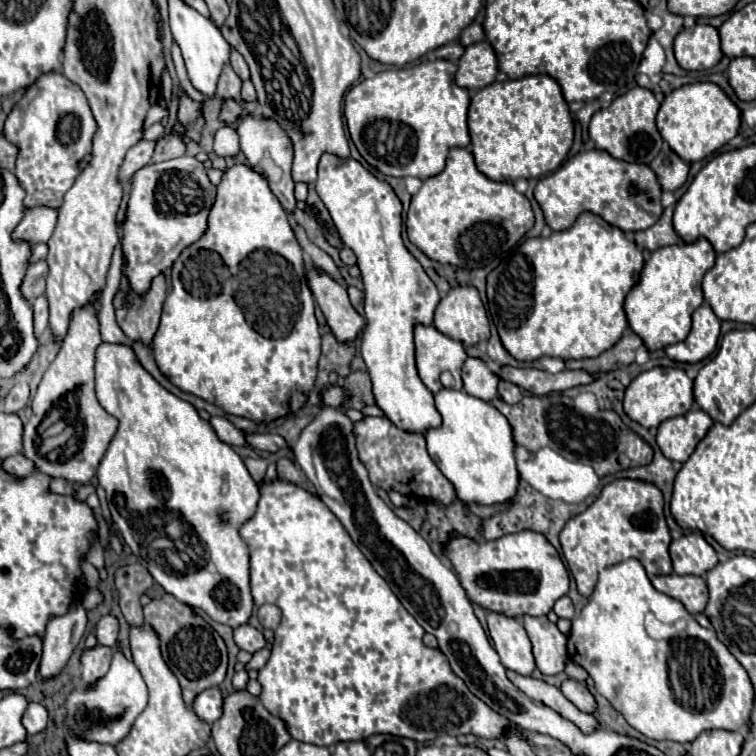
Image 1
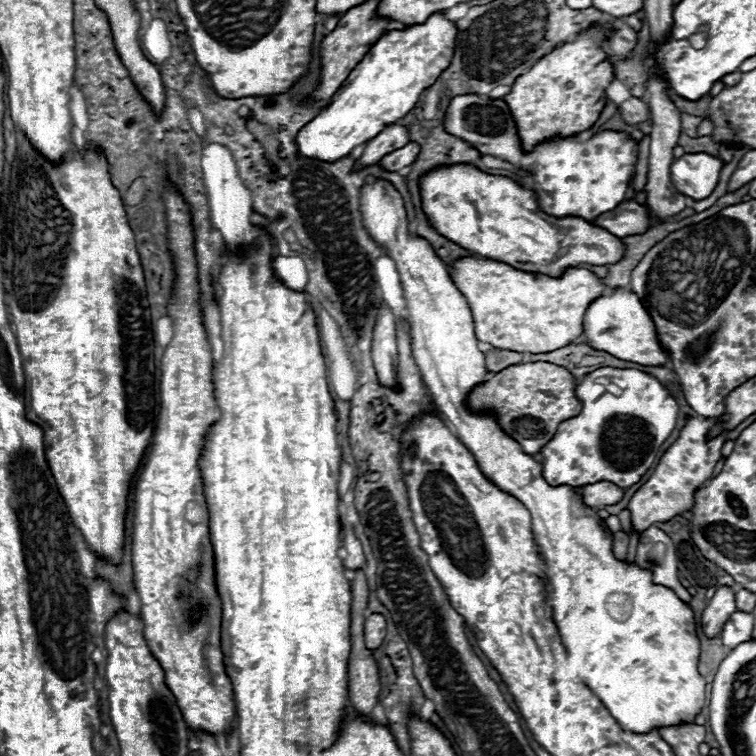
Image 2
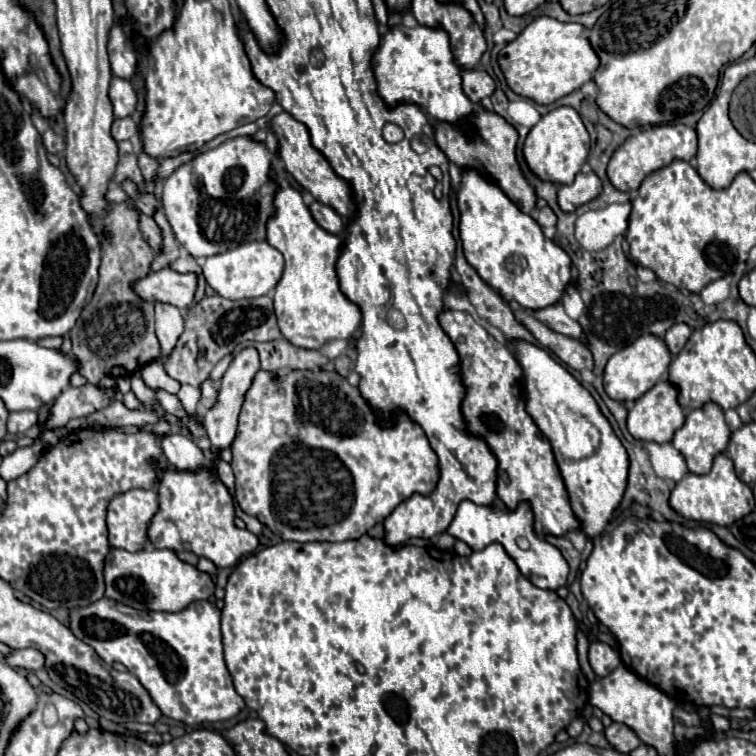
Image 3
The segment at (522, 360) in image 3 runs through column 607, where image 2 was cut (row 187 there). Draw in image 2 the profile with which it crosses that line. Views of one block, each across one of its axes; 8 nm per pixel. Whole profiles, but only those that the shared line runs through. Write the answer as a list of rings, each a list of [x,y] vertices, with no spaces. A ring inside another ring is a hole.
[[[448,164],[430,170],[428,174],[420,176],[420,198],[422,198],[422,212],[426,214],[430,226],[444,238],[456,242],[464,250],[470,250],[484,258],[494,258],[498,262],[506,262],[518,270],[526,272],[540,272],[558,276],[564,268],[578,266],[578,264],[612,264],[622,258],[622,244],[610,232],[588,224],[582,218],[556,218],[540,210],[538,194],[530,188],[520,186],[508,176],[494,176],[478,170],[472,164]]]

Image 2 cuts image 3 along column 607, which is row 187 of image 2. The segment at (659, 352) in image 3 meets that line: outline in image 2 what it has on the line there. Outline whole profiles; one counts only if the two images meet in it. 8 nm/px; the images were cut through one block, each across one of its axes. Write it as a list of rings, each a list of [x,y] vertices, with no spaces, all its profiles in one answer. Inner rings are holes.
[[[384,180],[368,184],[362,188],[362,216],[364,228],[370,236],[386,248],[388,256],[396,262],[400,272],[400,282],[410,312],[410,338],[412,356],[420,368],[422,380],[432,396],[436,410],[442,414],[446,426],[452,434],[474,454],[480,470],[490,478],[500,490],[516,496],[532,516],[532,532],[536,544],[546,558],[548,570],[548,594],[552,604],[552,618],[560,630],[562,644],[574,662],[578,676],[586,686],[600,698],[608,712],[618,720],[624,730],[648,732],[650,728],[672,726],[678,722],[692,722],[694,716],[704,706],[704,678],[698,674],[700,640],[696,636],[696,622],[690,606],[686,606],[670,588],[660,588],[652,584],[652,572],[644,572],[634,564],[618,562],[612,554],[612,534],[606,530],[604,520],[588,508],[580,494],[572,492],[570,486],[550,486],[542,476],[542,464],[530,454],[524,454],[520,444],[506,436],[492,414],[472,414],[466,408],[466,396],[488,376],[484,368],[484,354],[478,350],[478,338],[474,334],[472,312],[466,298],[452,282],[446,264],[434,254],[432,246],[414,236],[408,238],[406,210],[400,194]]]

